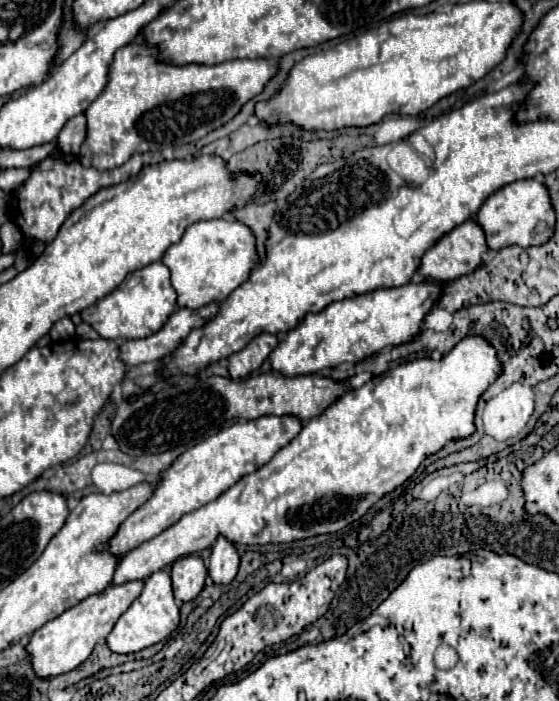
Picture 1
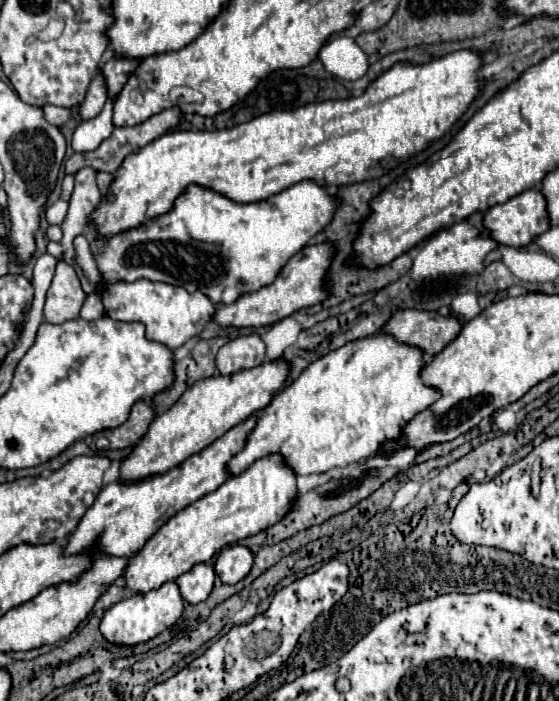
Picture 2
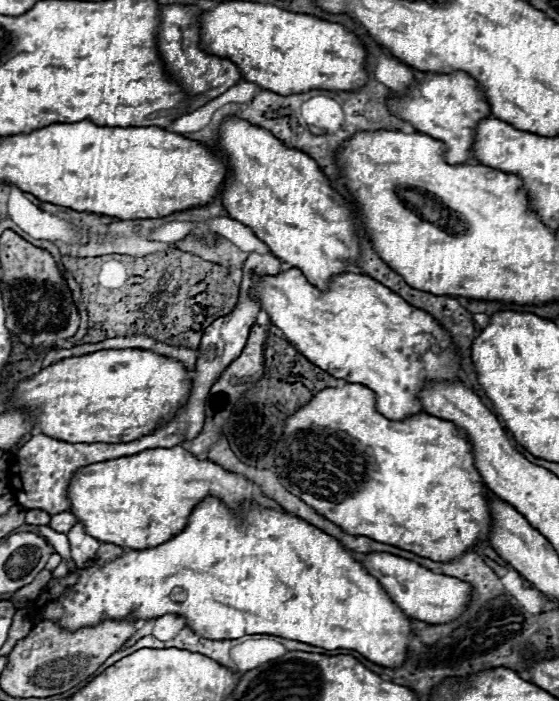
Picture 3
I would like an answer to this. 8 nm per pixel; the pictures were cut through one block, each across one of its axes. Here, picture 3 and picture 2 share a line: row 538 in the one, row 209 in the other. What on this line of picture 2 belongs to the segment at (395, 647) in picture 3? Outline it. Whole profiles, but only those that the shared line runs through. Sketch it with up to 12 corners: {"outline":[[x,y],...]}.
{"outline":[[314,180],[240,204],[190,184],[90,250],[104,284],[214,304],[272,284],[330,224]]}

